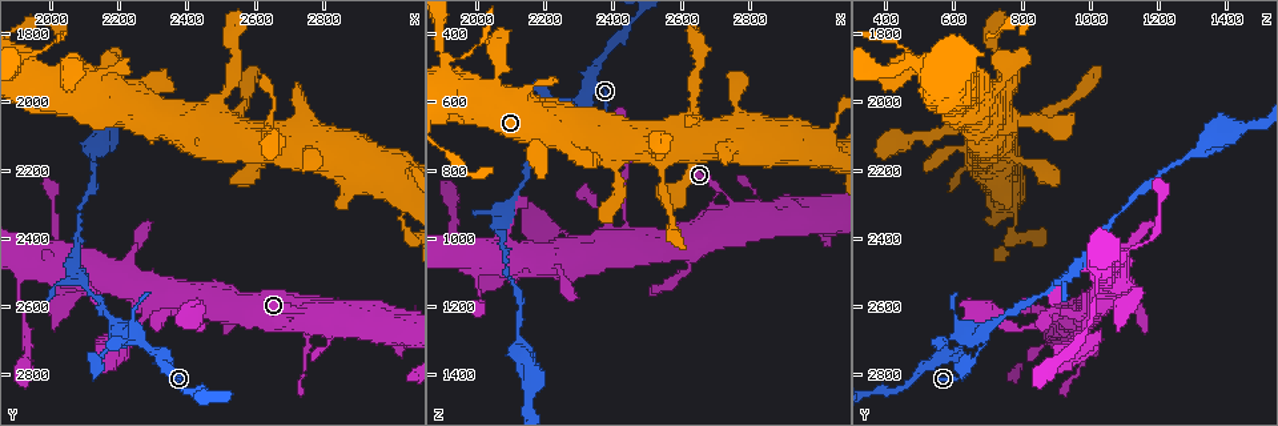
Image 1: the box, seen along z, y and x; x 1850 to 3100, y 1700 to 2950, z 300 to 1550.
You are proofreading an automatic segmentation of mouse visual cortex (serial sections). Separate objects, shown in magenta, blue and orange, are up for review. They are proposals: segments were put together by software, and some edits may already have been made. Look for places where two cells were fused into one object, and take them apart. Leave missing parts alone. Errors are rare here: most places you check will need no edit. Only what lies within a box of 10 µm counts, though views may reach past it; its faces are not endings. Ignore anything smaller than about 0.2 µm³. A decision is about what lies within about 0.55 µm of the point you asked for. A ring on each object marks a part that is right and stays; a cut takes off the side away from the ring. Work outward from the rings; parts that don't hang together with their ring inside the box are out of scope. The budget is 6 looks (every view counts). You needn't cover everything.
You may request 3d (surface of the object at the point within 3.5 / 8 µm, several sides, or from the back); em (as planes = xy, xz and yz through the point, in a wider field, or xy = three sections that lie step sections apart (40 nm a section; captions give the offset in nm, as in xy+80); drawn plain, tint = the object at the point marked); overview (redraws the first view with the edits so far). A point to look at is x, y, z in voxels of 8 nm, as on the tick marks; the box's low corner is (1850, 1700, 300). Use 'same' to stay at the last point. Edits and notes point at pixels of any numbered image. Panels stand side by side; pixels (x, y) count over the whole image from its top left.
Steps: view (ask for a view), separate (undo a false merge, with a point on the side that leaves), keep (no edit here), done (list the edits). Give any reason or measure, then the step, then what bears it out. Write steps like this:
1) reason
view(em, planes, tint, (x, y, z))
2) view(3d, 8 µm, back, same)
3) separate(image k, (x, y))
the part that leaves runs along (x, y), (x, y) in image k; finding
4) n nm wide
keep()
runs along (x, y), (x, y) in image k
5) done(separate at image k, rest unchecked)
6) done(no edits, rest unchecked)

view(3d, 3.5 µm, (2450, 2610, 980))

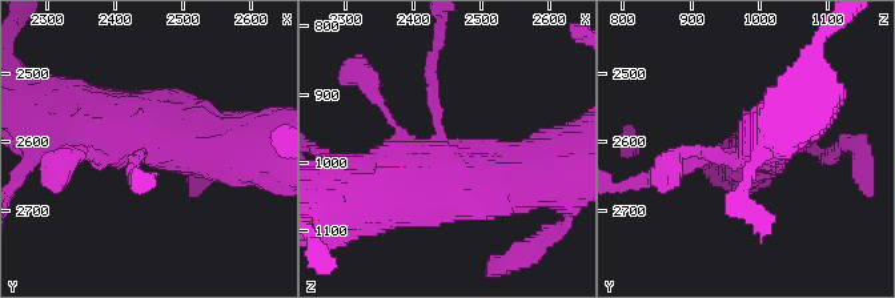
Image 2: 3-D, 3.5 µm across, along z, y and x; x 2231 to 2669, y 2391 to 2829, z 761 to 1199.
view(em, planes, tint, (2450, 2615, 980))

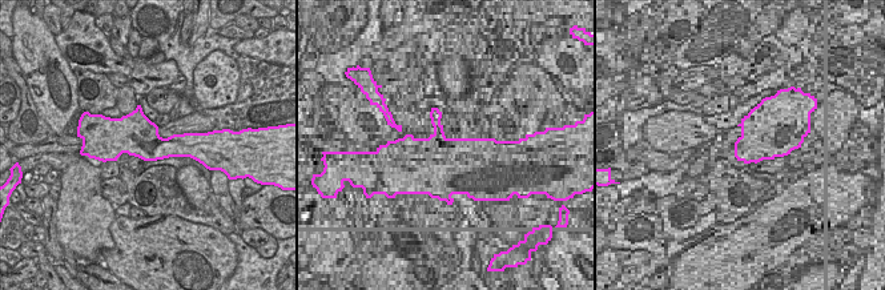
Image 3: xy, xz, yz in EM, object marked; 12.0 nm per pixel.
keep()
runs along (237, 152), (200, 152), (69, 111) in image 2; all the same cell

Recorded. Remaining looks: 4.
view(3d, 3.5 µm, (2280, 2720, 610))

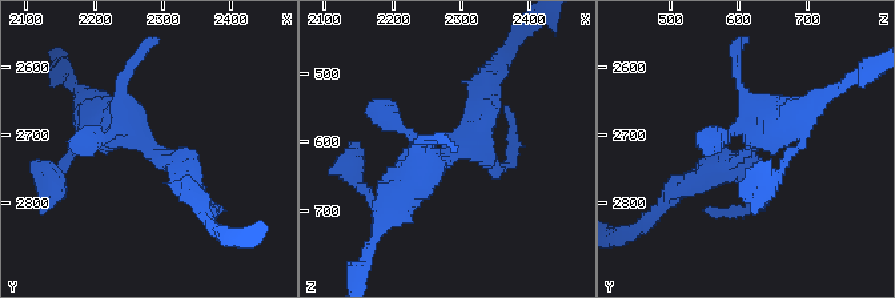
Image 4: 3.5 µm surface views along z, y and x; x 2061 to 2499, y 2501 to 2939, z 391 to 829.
shape alone is not enough
view(em, xy, step 3, tint, (2280, 2715, 615))

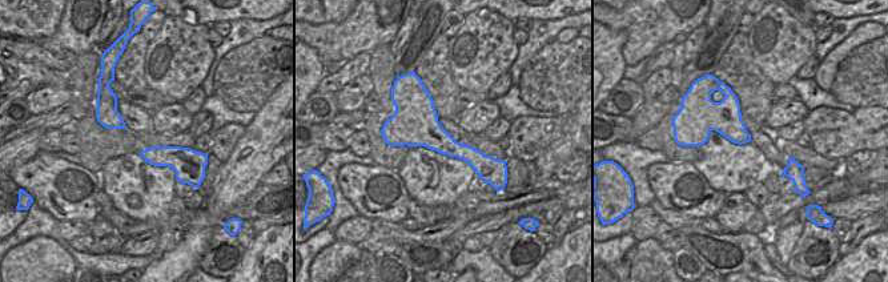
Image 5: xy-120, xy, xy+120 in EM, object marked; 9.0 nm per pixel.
view(em, xy, step 5, tint, same)

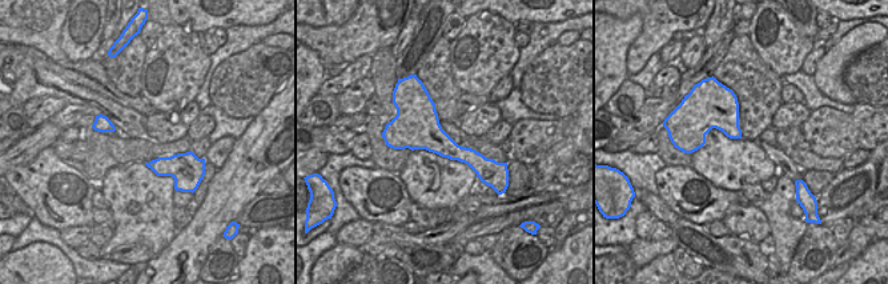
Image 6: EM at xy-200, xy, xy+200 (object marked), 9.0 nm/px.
keep()
runs along (209, 204), (181, 162), (95, 105) in image 4; continuous, no second cell

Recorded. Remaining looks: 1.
done(no edits, rest unchecked)

